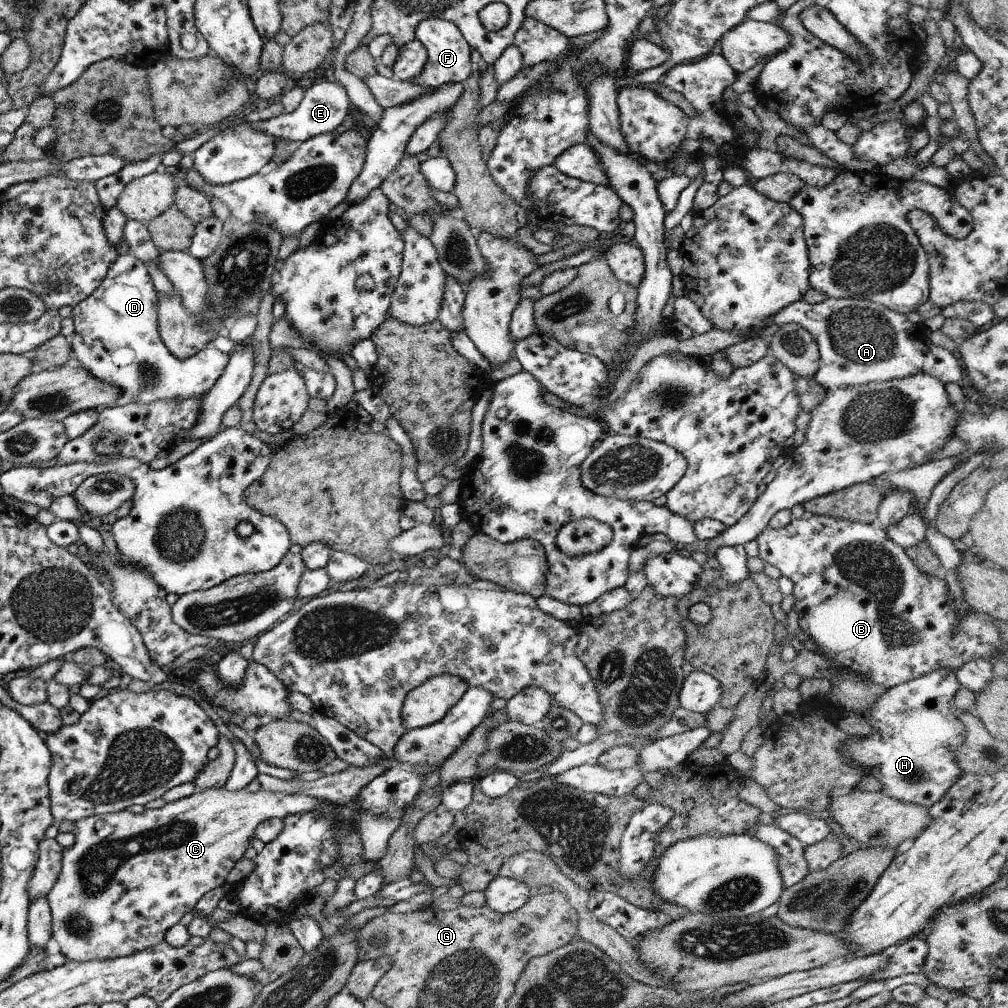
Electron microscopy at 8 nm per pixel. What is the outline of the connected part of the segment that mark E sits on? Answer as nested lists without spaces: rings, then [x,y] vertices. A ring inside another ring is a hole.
[[[323,82],[313,84],[304,90],[304,96],[299,105],[291,113],[283,113],[276,118],[267,121],[257,121],[249,123],[255,131],[273,136],[275,139],[283,141],[297,141],[303,143],[312,137],[323,134],[335,134],[347,115],[350,102],[345,90],[340,86],[340,82]]]

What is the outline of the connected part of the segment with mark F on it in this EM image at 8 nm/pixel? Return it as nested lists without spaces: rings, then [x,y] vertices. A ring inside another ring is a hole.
[[[428,17],[415,28],[414,39],[424,47],[427,61],[421,73],[415,79],[409,81],[410,83],[437,89],[448,83],[461,83],[468,78],[472,68],[470,49],[459,30],[451,22],[439,17]]]

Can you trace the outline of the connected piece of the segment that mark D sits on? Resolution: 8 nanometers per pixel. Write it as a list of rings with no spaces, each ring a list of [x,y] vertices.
[[[129,252],[117,255],[97,289],[72,307],[73,334],[68,338],[72,354],[95,379],[116,387],[119,395],[133,396],[132,402],[205,396],[223,373],[228,354],[206,346],[186,360],[173,358],[158,334],[157,304],[145,264]]]

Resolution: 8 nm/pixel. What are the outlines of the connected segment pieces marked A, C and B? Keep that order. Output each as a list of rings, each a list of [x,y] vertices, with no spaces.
[[[827,297],[826,300],[819,302],[819,304],[807,304],[800,299],[787,307],[781,308],[774,316],[771,316],[769,323],[777,325],[785,323],[799,324],[811,334],[820,357],[817,373],[812,378],[825,390],[855,387],[872,381],[889,381],[890,379],[899,379],[916,373],[926,373],[943,385],[947,383],[963,384],[965,378],[963,368],[952,352],[932,346],[928,338],[930,331],[924,326],[923,322],[911,324],[905,315],[892,312],[882,305],[863,298],[837,299]]]
[[[224,787],[219,789],[213,789],[209,788],[205,791],[194,791],[191,792],[191,795],[189,797],[181,798],[177,801],[172,801],[169,803],[166,803],[162,808],[155,809],[155,810],[144,810],[144,812],[141,812],[141,814],[131,814],[129,810],[123,810],[117,813],[108,813],[107,815],[92,815],[91,817],[86,817],[80,820],[77,820],[73,824],[73,837],[74,842],[72,846],[69,846],[68,848],[63,848],[61,855],[61,863],[60,863],[60,872],[57,878],[57,881],[55,882],[55,885],[49,890],[49,893],[46,895],[46,902],[48,905],[48,908],[50,909],[50,920],[51,920],[51,937],[56,943],[57,946],[59,946],[60,954],[63,954],[65,956],[65,959],[67,961],[91,961],[91,960],[104,960],[104,959],[115,959],[118,957],[125,957],[129,954],[135,953],[136,951],[143,951],[144,949],[150,948],[151,946],[154,946],[155,944],[158,944],[159,942],[164,941],[164,933],[175,924],[178,924],[180,918],[187,912],[193,910],[194,905],[199,901],[199,898],[203,896],[203,894],[206,894],[207,892],[210,892],[211,890],[214,890],[215,888],[222,887],[225,884],[225,878],[227,874],[229,874],[230,870],[233,868],[235,862],[239,861],[243,857],[243,854],[245,850],[251,845],[251,847],[255,850],[256,854],[259,854],[261,850],[263,850],[263,846],[265,846],[264,843],[259,841],[259,839],[254,838],[253,832],[255,831],[255,828],[261,824],[261,822],[264,822],[266,819],[271,818],[277,818],[278,820],[283,820],[287,816],[290,815],[299,815],[300,813],[307,813],[307,812],[314,812],[316,809],[321,809],[324,806],[324,802],[321,799],[317,799],[302,793],[285,793],[285,792],[274,792],[274,791],[263,791],[262,789],[257,790],[257,792],[247,792],[247,790],[240,789],[237,791],[227,791]]]
[[[808,515],[804,518],[793,519],[785,527],[773,529],[766,527],[755,539],[757,543],[758,557],[765,564],[769,564],[779,570],[783,577],[787,577],[793,583],[792,595],[795,597],[795,604],[792,610],[798,617],[800,630],[811,636],[817,648],[823,652],[825,658],[832,663],[845,666],[845,670],[855,673],[860,677],[867,677],[872,682],[889,689],[907,683],[912,679],[926,676],[933,670],[940,667],[948,667],[953,672],[959,669],[964,663],[985,658],[989,660],[993,652],[1003,646],[995,626],[991,623],[992,619],[986,615],[973,613],[971,610],[966,618],[957,617],[952,608],[952,601],[947,597],[947,590],[941,575],[931,577],[923,575],[910,560],[908,554],[897,544],[894,544],[887,536],[886,532],[879,528],[873,528],[870,524],[852,522],[846,519],[835,519],[826,515]]]

